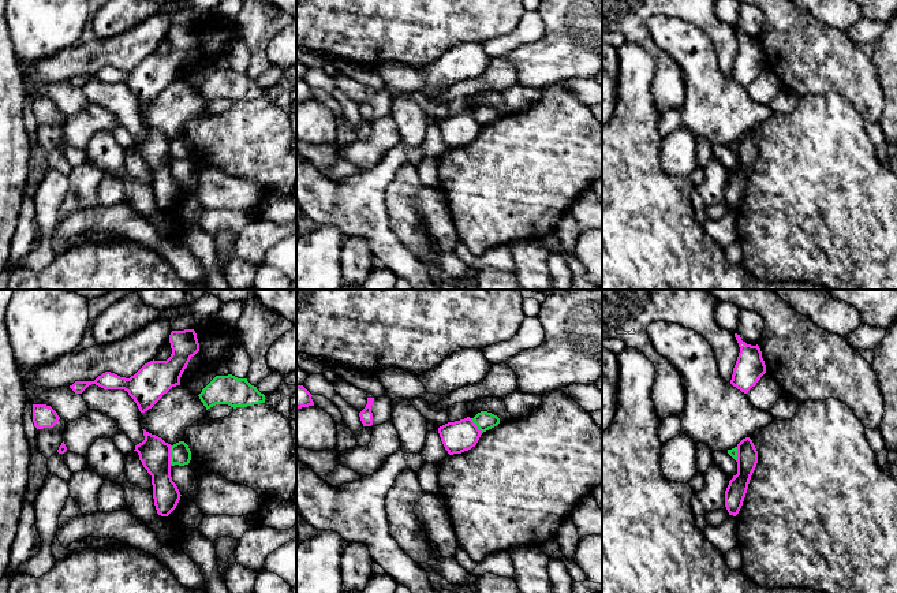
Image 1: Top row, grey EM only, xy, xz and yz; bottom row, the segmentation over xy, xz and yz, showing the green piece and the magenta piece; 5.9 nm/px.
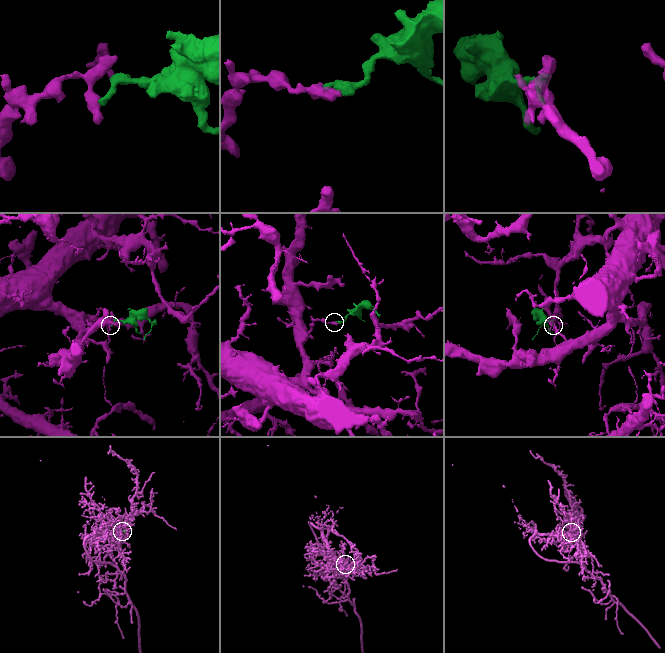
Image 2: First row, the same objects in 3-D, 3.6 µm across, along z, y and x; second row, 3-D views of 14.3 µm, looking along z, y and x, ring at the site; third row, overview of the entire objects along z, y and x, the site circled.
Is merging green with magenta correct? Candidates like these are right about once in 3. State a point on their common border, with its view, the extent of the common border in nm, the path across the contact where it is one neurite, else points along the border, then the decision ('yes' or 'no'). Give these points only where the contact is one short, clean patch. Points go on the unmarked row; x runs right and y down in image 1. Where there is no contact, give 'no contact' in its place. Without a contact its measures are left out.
meets green in xy at (171, 149); contact 120 nm long; border along xy (172, 140), (171, 159); no

